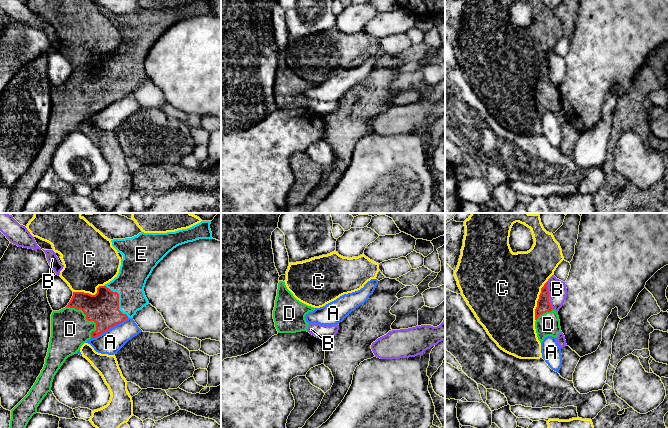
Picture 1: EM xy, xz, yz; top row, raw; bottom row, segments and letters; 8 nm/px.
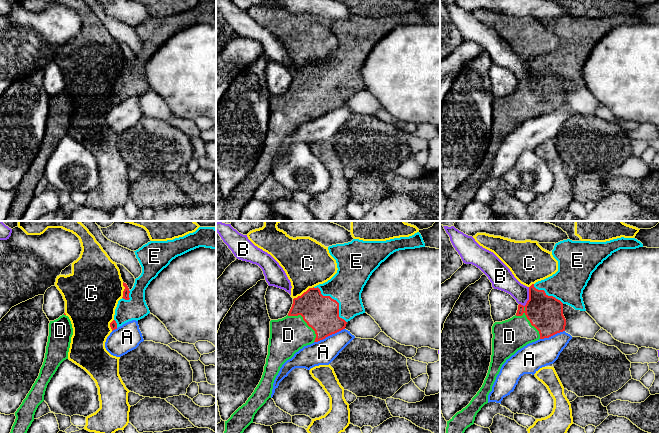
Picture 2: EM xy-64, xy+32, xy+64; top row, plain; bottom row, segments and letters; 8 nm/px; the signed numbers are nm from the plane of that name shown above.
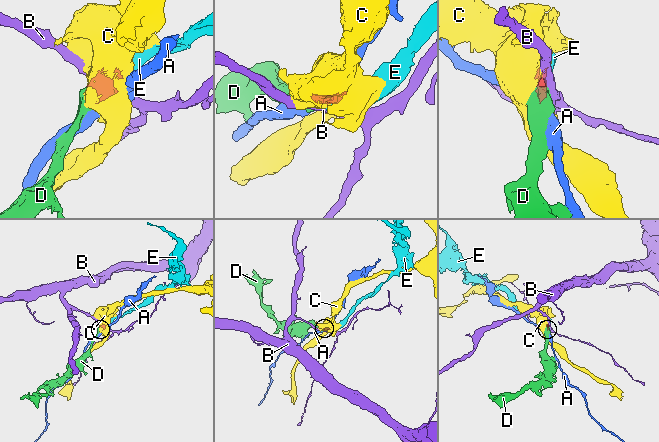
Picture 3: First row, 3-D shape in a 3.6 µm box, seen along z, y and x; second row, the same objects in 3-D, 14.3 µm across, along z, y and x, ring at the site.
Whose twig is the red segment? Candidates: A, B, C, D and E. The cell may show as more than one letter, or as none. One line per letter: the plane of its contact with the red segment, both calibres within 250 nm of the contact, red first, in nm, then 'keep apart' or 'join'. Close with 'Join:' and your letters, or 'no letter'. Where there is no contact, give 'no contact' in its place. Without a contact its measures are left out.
A: xy | 260/190 nm | keep apart
B: yz | 110/150 nm | keep apart
C: yz | 110/480 nm | keep apart
D: xy | 260/320 nm | join
E: xy | 260/240 nm | join
Join: D, E

